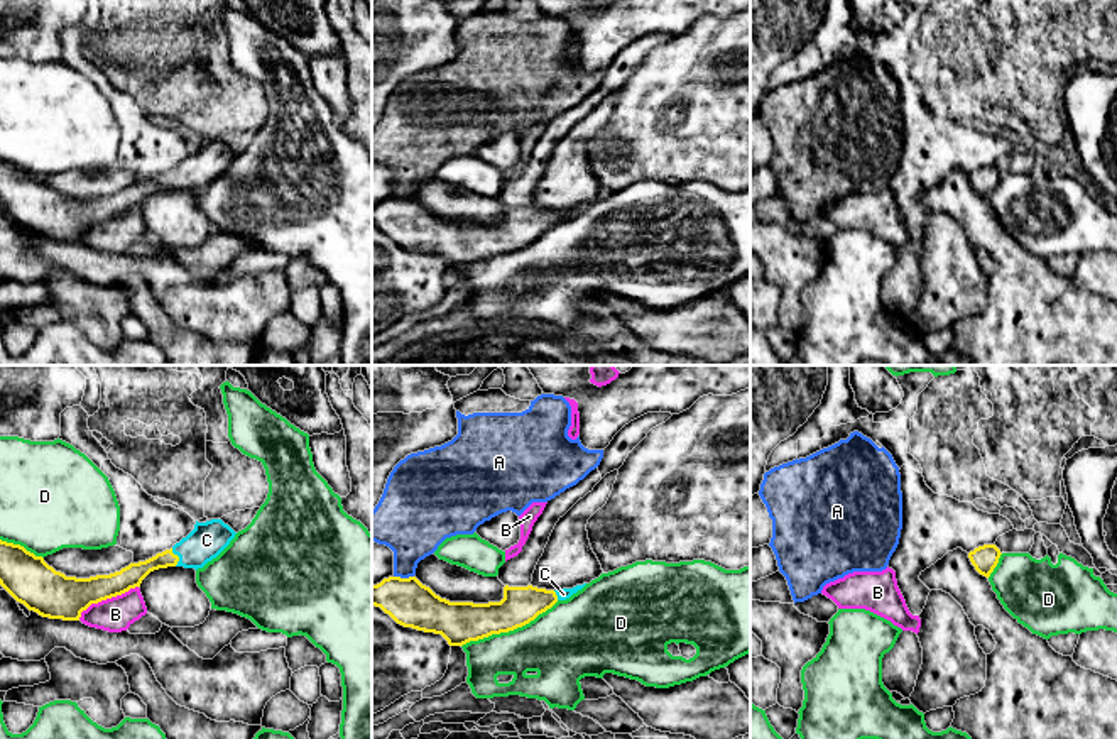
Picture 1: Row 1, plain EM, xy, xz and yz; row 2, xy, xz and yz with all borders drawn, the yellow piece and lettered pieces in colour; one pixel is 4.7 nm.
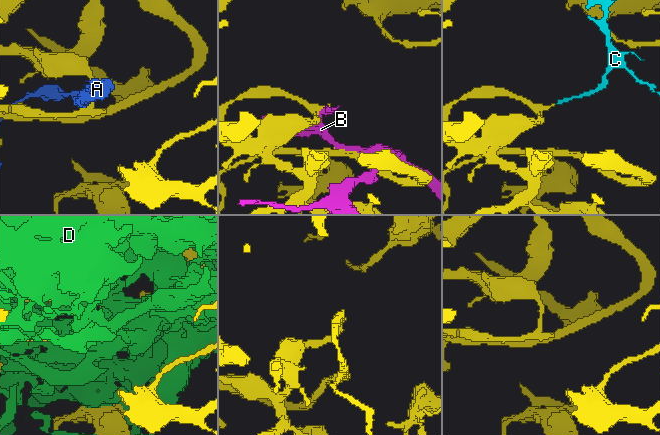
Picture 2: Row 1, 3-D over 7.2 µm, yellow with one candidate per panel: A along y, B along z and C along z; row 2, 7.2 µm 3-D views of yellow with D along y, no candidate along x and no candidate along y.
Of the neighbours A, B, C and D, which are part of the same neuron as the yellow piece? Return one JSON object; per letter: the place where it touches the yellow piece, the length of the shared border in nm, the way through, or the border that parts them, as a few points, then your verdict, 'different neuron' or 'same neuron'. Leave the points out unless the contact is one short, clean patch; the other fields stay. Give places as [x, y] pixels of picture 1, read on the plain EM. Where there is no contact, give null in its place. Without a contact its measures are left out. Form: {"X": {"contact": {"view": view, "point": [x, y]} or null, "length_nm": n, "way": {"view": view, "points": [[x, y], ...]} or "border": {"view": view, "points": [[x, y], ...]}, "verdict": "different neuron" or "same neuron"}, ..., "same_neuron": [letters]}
{"A": {"contact": {"view": "xz", "point": [404, 200]}, "length_nm": 100, "verdict": "different neuron"}, "B": {"contact": {"view": "xy", "point": [105, 220]}, "length_nm": 340, "verdict": "different neuron"}, "C": {"contact": {"view": "xy", "point": [178, 178]}, "length_nm": 90, "way": {"view": "xy", "points": [[132, 197], [156, 183], [178, 178], [196, 171], [207, 161]]}, "verdict": "same neuron"}, "D": {"contact": {"view": "xz", "point": [509, 251]}, "length_nm": 500, "verdict": "different neuron"}, "same_neuron": ["C"]}

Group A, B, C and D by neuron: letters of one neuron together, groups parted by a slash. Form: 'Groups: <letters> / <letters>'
Groups: A / B / C / D

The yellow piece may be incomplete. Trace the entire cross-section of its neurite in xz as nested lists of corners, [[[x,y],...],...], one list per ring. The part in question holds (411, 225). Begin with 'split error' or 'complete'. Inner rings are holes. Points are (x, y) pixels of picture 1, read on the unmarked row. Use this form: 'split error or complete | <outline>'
split error | [[[389,198],[372,206],[372,227],[404,249],[441,255],[450,267],[463,267],[522,249],[585,206],[563,211],[505,206],[500,223],[473,225],[441,220],[416,198]]]

